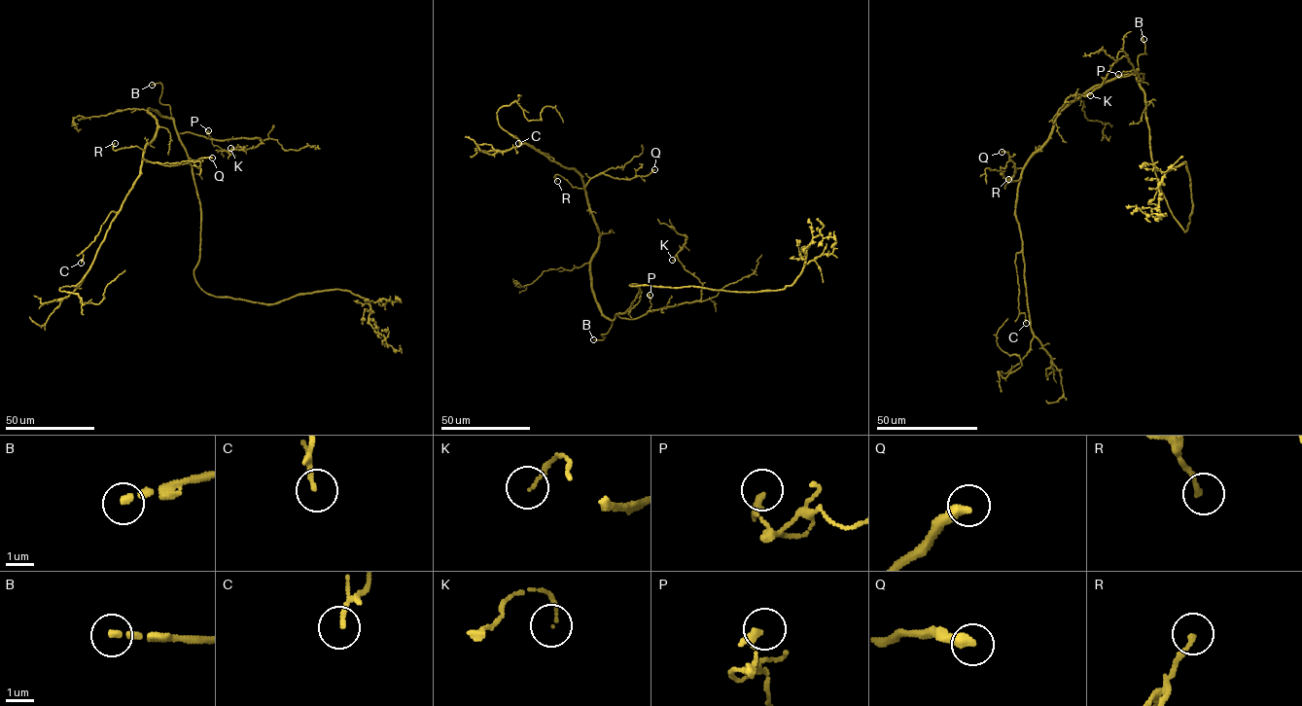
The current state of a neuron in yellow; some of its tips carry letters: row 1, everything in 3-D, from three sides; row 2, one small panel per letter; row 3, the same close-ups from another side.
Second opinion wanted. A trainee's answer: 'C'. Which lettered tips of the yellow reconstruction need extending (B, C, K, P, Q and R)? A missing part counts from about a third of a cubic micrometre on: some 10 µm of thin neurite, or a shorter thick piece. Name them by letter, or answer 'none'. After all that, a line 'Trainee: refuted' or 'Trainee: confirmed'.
B
Trainee: refuted

